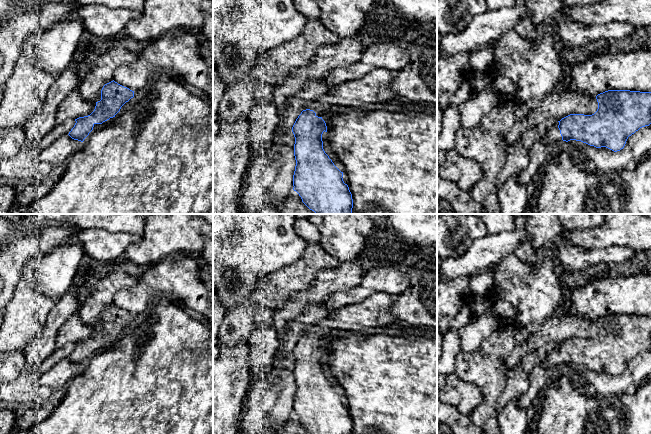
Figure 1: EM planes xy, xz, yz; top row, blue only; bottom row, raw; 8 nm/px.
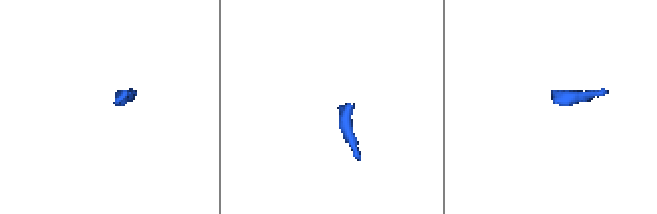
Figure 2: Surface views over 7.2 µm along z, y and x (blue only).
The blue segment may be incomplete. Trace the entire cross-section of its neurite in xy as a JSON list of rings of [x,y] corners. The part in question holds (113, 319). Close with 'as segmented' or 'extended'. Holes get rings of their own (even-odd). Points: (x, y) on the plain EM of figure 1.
[[[114,304],[105,308],[101,314],[101,324],[96,326],[94,335],[88,340],[75,343],[76,347],[68,359],[83,366],[95,348],[102,348],[115,341],[121,331],[133,321],[134,315]]]; as segmented

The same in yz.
[[[608,314],[596,323],[598,333],[594,338],[570,338],[540,364],[546,368],[576,364],[617,376],[629,360],[651,348],[651,316]]]; extended

